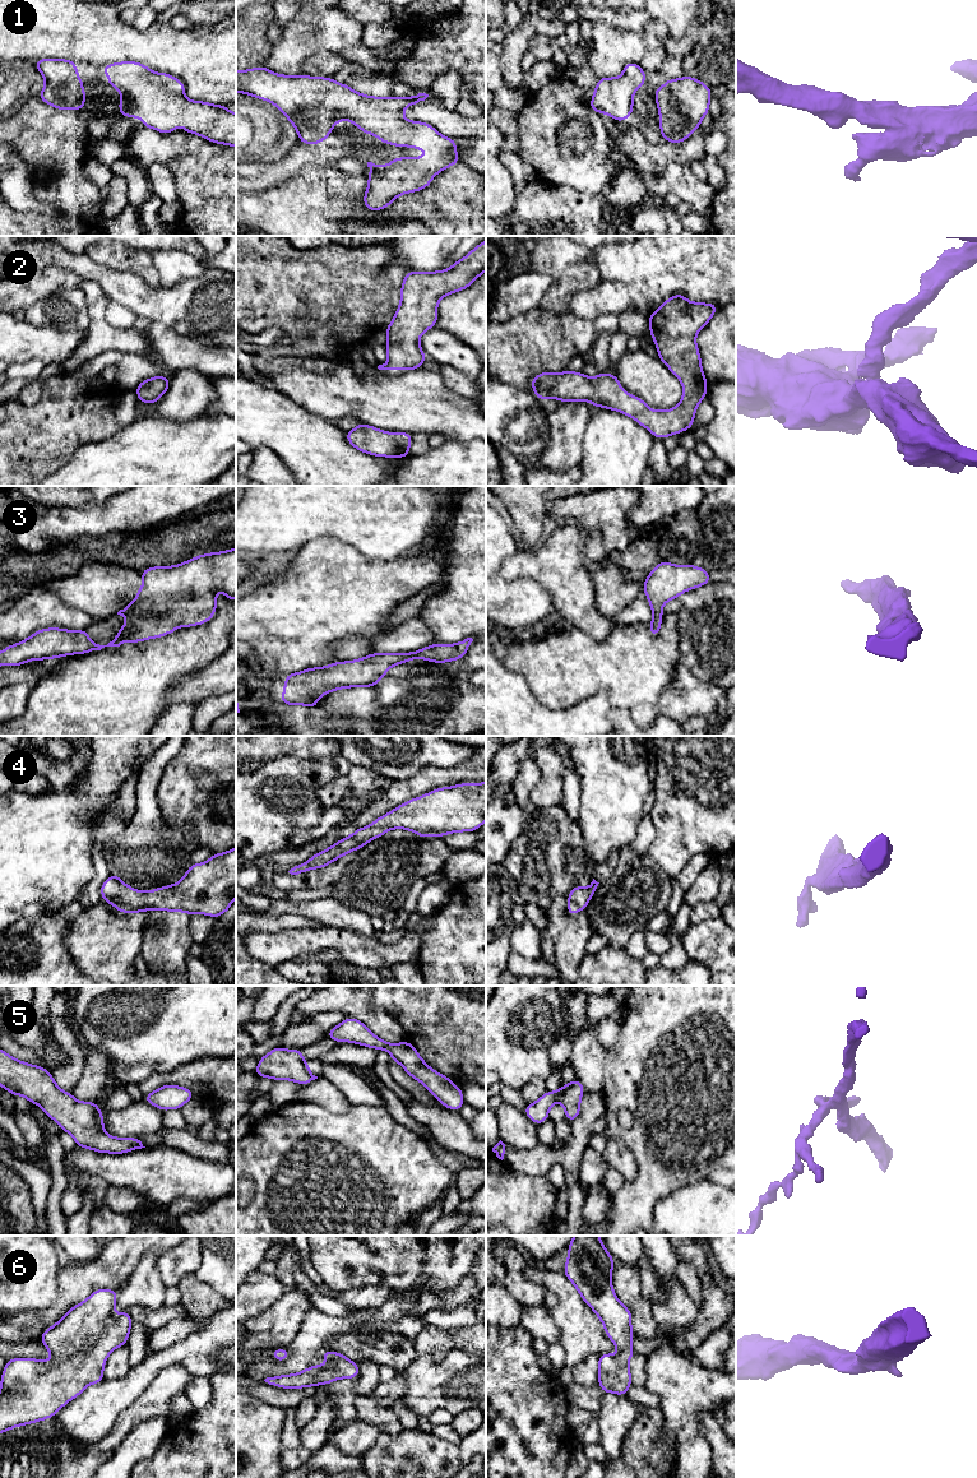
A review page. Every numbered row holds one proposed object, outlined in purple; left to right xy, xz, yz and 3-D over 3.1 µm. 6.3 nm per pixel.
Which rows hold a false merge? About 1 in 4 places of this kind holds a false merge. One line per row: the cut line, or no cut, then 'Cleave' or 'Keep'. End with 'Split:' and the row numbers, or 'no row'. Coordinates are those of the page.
1: No split. Keep
2: No split. Keep
3: No split. Keep
4: No split. Keep
5: No split. Keep
6: No split. Keep
Split: no row

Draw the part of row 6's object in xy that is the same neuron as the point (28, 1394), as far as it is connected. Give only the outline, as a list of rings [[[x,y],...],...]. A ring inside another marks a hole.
[[[99,1288],[46,1329],[41,1343],[52,1354],[51,1361],[6,1361],[0,1382],[0,1433],[54,1417],[88,1385],[105,1380],[106,1359],[114,1349],[126,1345],[133,1322],[129,1311],[114,1313],[116,1298],[117,1291]]]

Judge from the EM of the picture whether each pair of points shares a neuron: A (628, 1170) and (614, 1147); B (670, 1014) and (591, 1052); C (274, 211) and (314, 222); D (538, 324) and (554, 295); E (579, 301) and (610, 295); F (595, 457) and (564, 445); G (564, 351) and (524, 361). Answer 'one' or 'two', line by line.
A: one
B: two
C: one
D: two
E: one
F: two
G: one

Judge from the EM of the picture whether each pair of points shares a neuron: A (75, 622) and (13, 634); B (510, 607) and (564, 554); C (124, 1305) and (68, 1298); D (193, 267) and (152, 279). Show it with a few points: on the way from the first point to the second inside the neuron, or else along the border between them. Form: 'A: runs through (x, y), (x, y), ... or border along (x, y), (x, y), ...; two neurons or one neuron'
A: runs through (60, 619), (28, 619); one neuron
B: border along (506, 579), (535, 579), (550, 594), (552, 607); two neurons
C: border along (135, 1266), (132, 1277), (117, 1291); two neurons
D: border along (149, 253), (161, 286); two neurons

